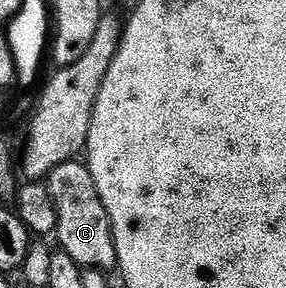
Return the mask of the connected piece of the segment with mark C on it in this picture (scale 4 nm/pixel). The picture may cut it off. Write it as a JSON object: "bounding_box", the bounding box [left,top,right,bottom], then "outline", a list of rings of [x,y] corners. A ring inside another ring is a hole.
{"bounding_box":[46,160,117,271],"outline":[[[80,160],[58,164],[58,168],[48,173],[46,185],[56,202],[58,224],[55,237],[60,238],[59,249],[82,268],[115,271],[117,269],[116,245],[112,235],[112,225],[106,216],[102,196],[98,196],[94,176],[88,171],[87,165]]]}

